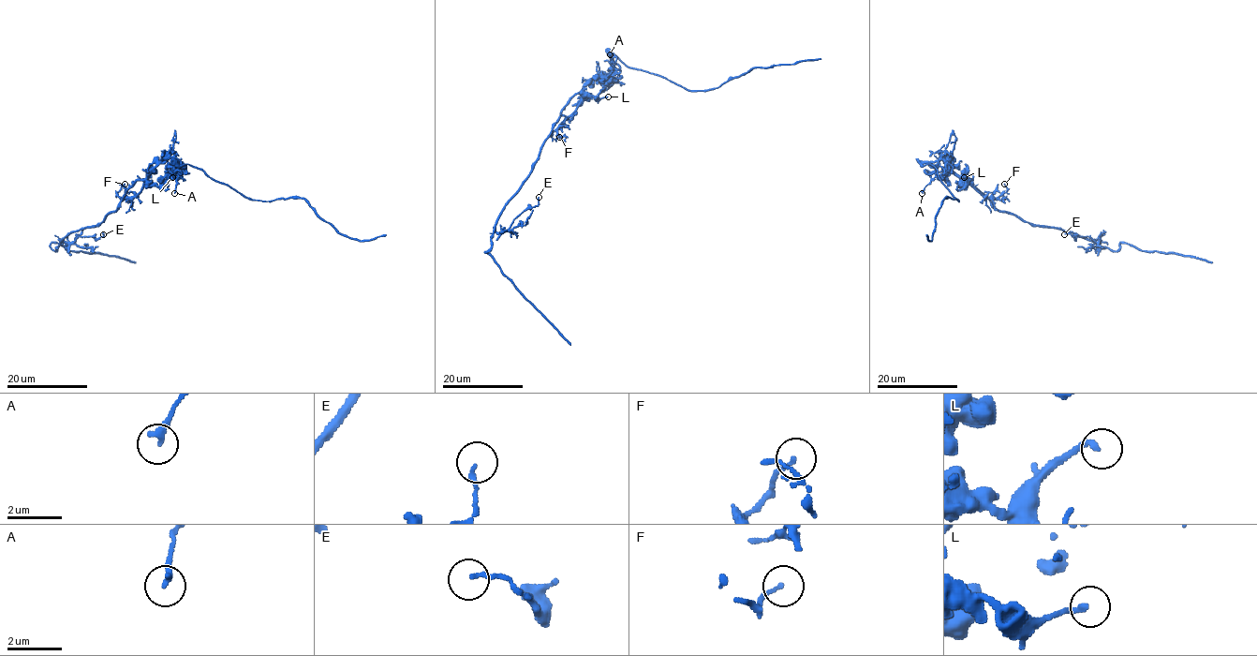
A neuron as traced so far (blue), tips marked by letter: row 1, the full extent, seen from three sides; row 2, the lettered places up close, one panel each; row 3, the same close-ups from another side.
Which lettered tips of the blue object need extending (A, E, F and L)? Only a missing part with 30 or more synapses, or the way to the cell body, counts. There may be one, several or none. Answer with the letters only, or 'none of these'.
none of these

